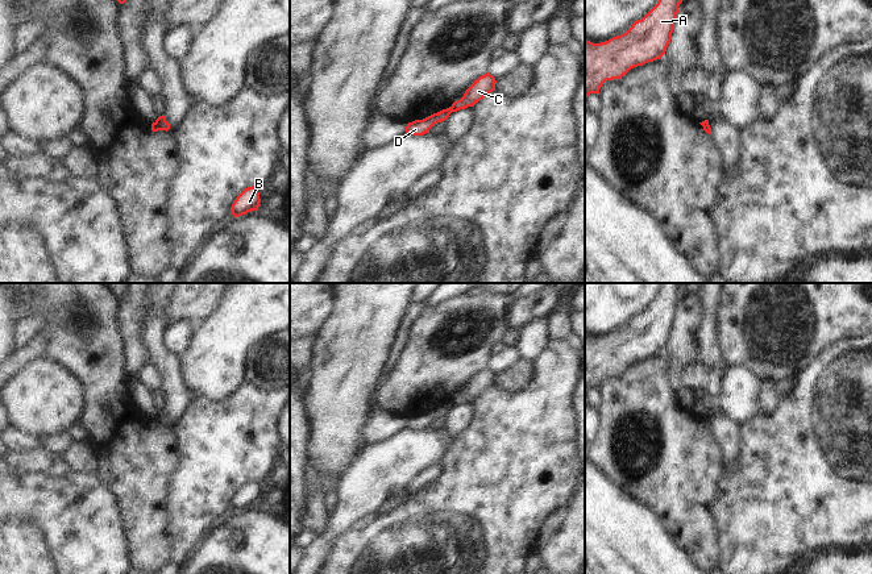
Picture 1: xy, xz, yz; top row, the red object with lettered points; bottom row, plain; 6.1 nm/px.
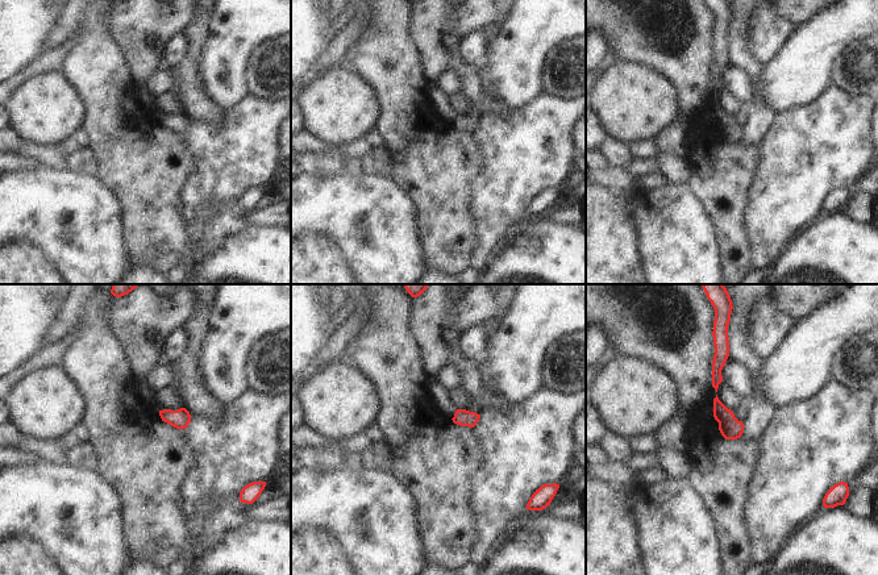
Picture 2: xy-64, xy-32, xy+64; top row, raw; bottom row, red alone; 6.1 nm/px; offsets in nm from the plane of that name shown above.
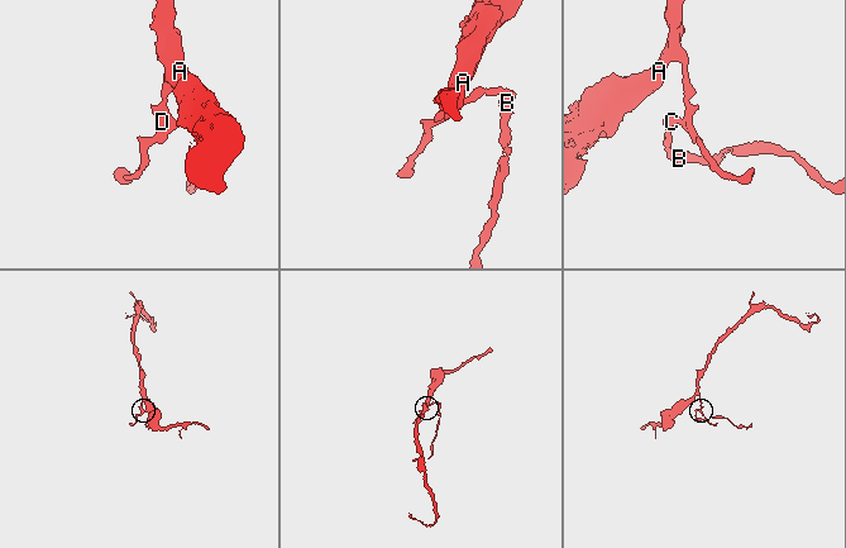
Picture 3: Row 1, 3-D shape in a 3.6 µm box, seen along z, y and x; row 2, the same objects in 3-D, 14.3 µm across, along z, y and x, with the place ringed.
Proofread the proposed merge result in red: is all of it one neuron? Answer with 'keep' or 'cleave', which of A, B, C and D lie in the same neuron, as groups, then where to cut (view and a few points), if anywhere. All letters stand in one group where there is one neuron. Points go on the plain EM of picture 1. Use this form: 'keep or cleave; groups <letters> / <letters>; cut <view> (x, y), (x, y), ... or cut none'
cleave; groups A D / B C; cut xz (449, 402), (453, 406)

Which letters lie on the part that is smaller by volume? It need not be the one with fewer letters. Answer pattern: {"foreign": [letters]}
{"foreign": ["B", "C"]}

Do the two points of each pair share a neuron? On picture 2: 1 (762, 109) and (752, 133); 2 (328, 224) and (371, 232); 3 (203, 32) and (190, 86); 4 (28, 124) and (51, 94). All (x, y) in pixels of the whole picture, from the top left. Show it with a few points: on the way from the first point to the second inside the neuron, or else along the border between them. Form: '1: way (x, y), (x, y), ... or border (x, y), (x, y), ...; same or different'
1: way (761, 115), (756, 128); same
2: way (338, 224), (361, 224); same
3: way (196, 45), (191, 73); same
4: way (36, 116), (49, 101); same

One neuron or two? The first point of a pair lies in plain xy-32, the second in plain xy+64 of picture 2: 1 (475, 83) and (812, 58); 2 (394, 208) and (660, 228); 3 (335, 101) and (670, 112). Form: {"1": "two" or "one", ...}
{"1": "two", "2": "one", "3": "one"}

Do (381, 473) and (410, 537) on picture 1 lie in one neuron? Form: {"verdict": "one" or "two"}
{"verdict": "two"}

